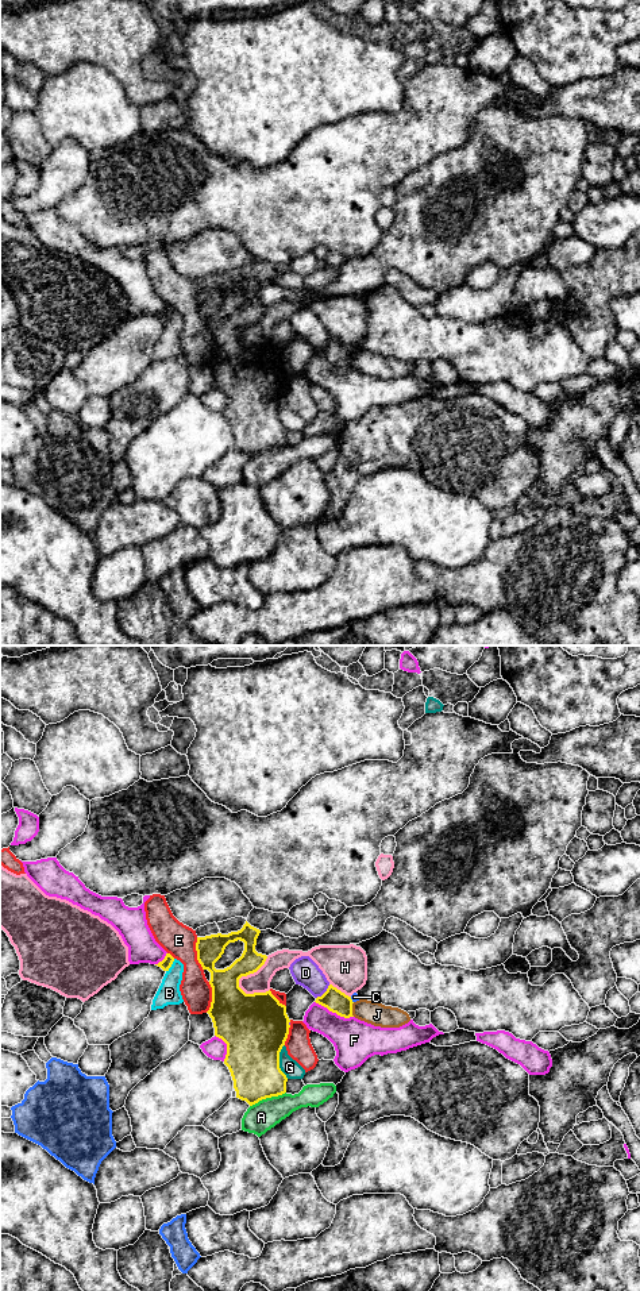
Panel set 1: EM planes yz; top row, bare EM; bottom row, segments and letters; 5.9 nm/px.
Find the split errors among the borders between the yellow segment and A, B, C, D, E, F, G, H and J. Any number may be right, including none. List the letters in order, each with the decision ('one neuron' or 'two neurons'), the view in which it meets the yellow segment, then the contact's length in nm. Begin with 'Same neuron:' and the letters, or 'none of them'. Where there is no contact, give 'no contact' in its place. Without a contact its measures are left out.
Same neuron: none of them
A: two neurons | yz | 240 nm
B: two neurons | yz | 90 nm
C: two neurons | yz | 40 nm
D: two neurons | yz | 120 nm
E: two neurons | yz | 200 nm
F: two neurons | yz | 260 nm
G: two neurons | yz | 200 nm
H: two neurons | yz | 260 nm
J: two neurons | yz | 90 nm

